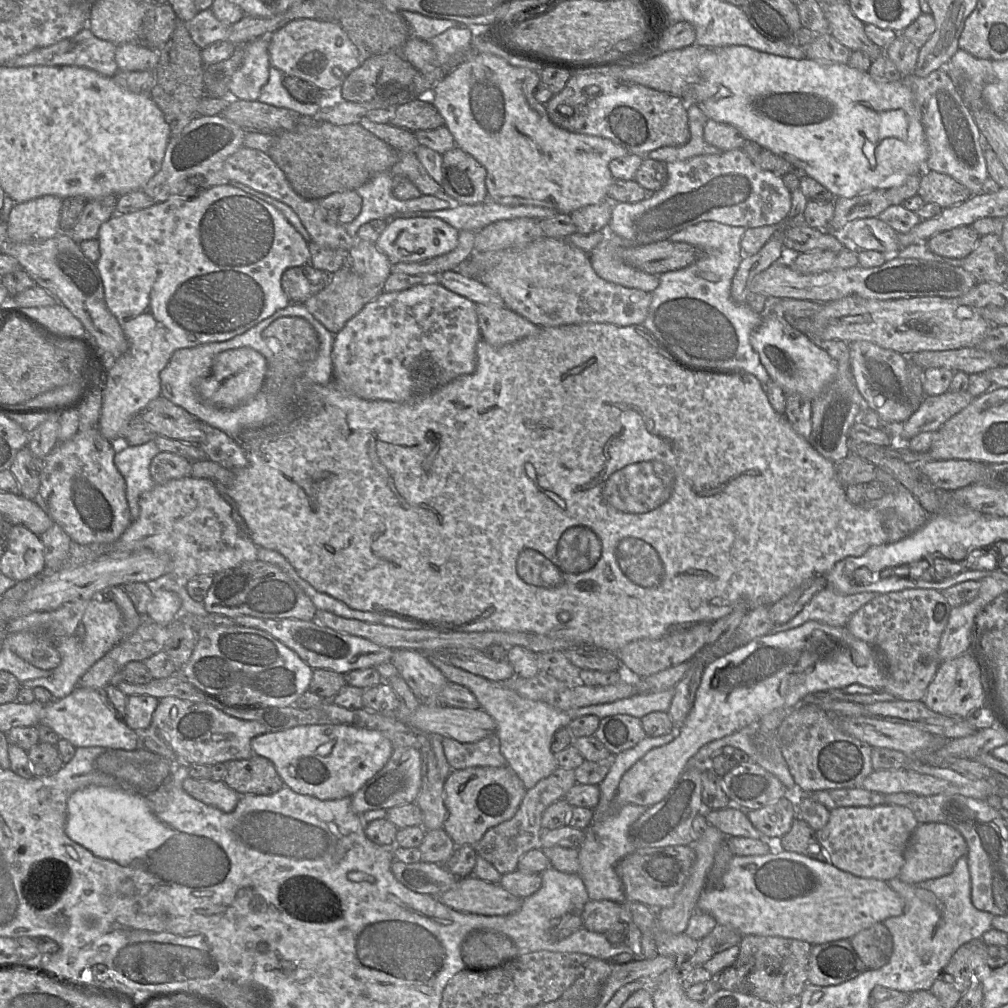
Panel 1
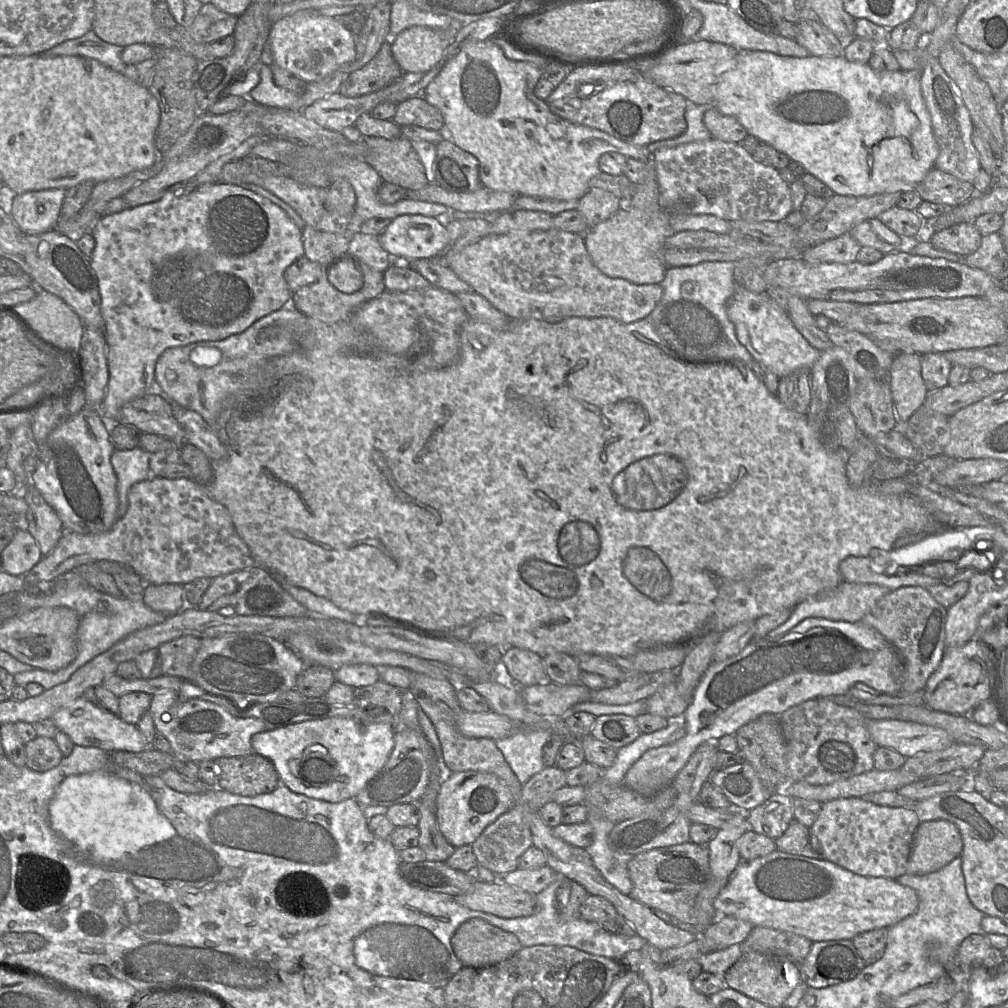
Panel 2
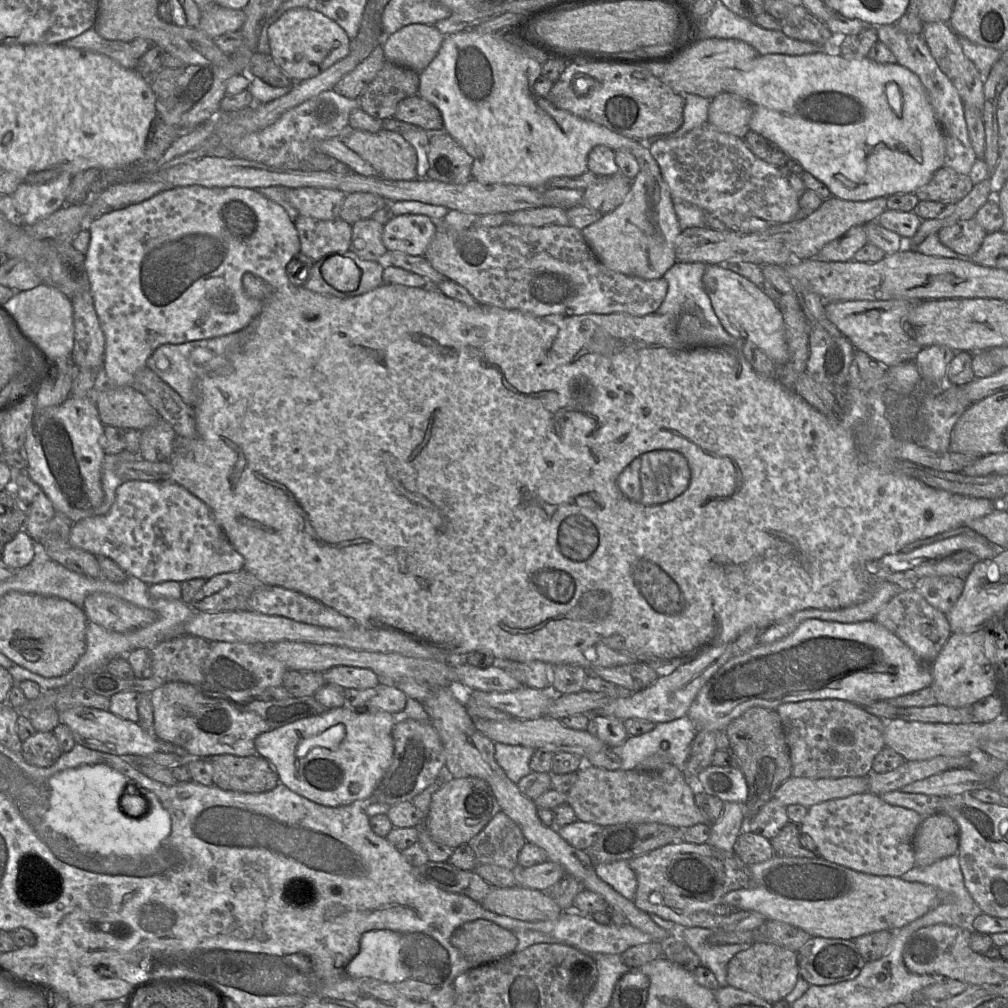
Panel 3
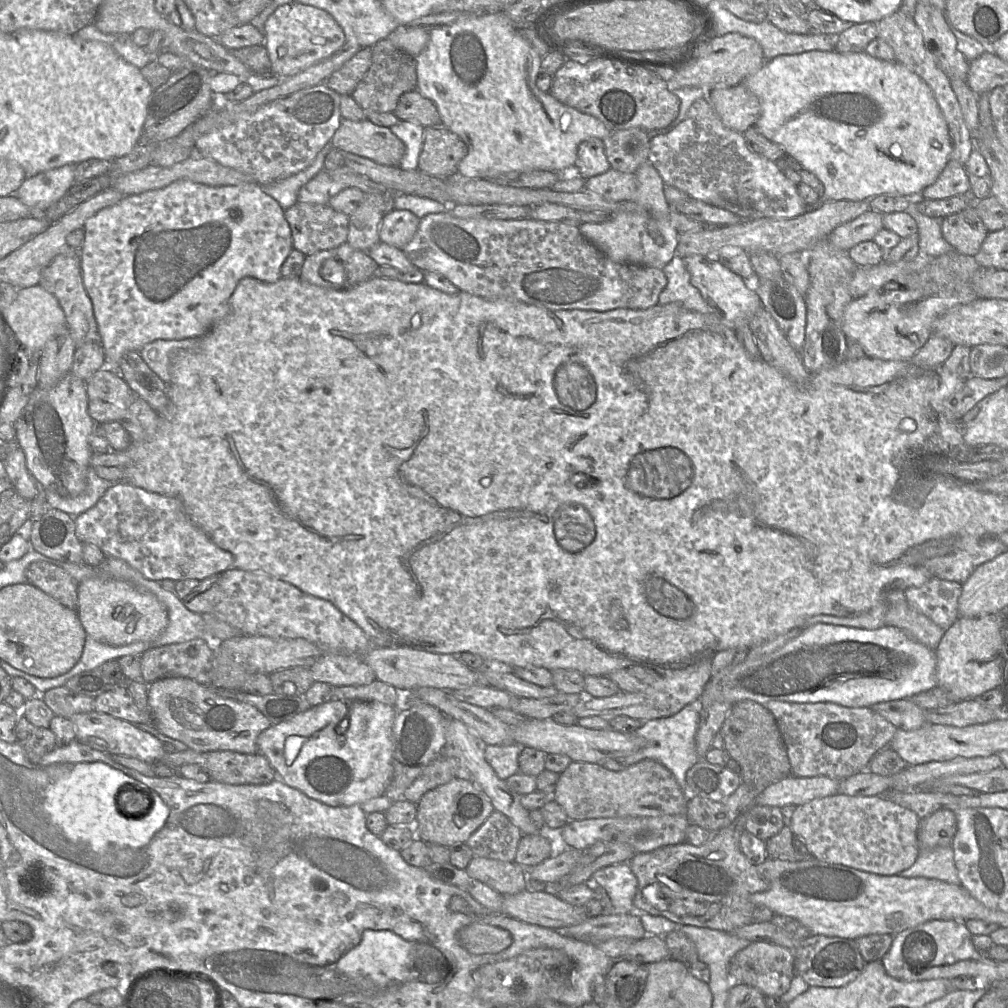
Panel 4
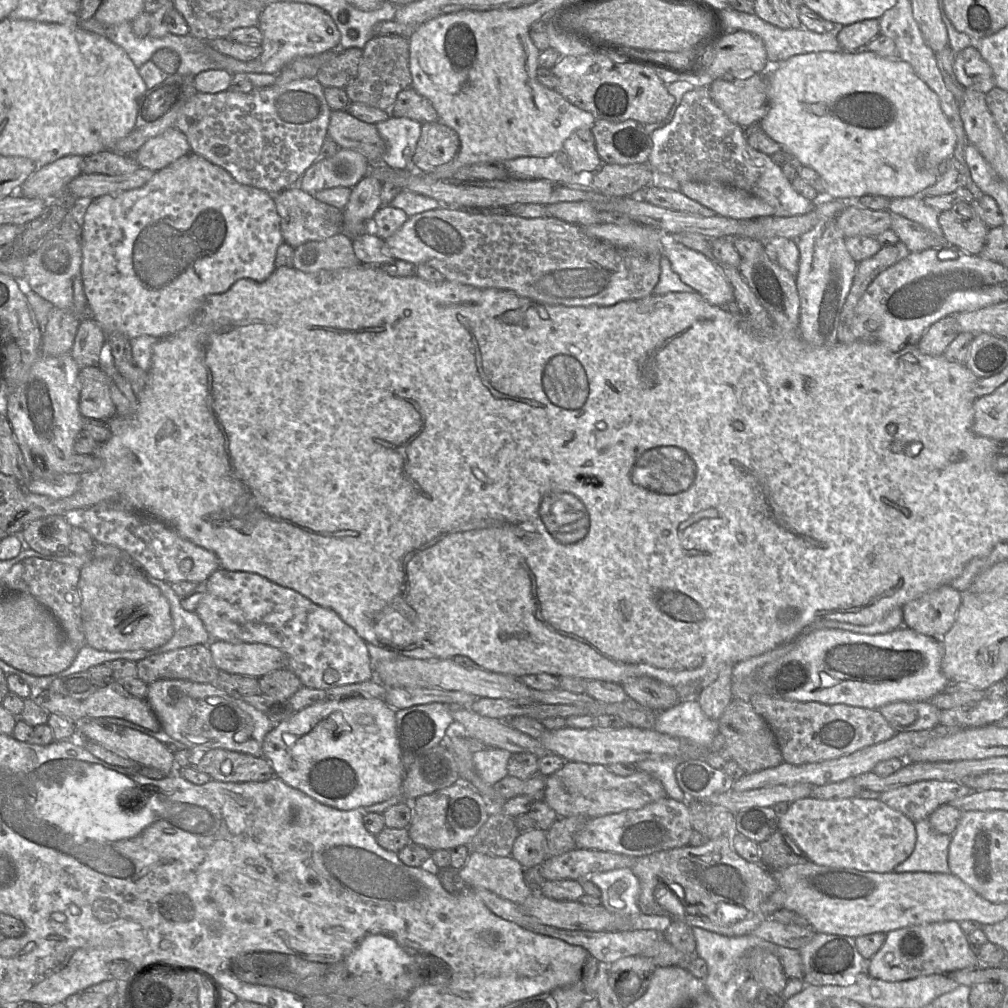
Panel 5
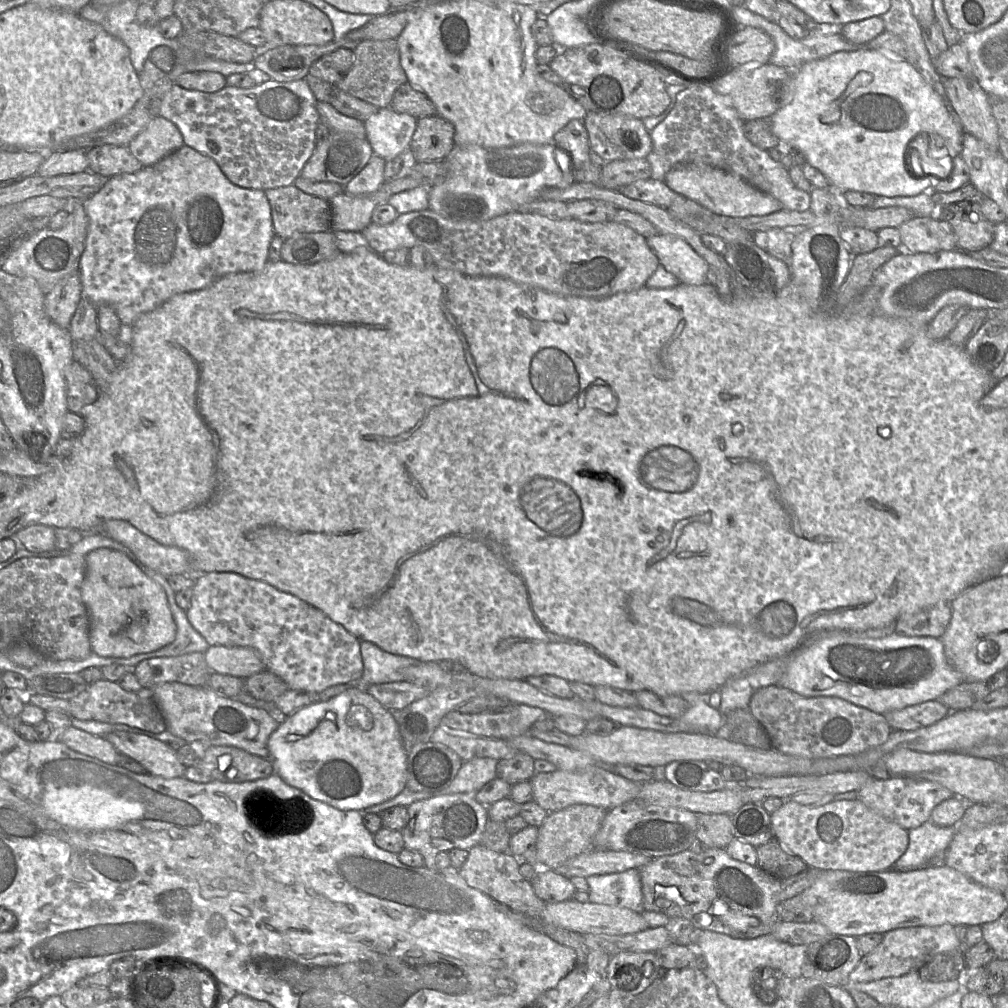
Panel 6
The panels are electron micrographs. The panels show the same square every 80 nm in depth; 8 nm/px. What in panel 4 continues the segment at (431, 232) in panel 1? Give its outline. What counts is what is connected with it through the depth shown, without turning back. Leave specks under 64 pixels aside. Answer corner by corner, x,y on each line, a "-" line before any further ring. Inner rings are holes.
393,209
383,215
380,228
380,241
402,250
414,237
420,218
409,210

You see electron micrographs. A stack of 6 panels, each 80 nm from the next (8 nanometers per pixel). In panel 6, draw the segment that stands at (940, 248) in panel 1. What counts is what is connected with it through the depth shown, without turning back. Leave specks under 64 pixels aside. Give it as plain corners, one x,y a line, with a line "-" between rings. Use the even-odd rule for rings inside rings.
977,201
938,207
935,218
951,226
958,249
964,252
976,253
989,247
993,241
995,224
985,218

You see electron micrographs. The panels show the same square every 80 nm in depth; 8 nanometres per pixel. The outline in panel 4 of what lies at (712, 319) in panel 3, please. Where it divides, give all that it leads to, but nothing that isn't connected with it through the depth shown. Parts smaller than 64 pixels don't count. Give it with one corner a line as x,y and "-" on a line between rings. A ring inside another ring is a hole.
678,255
663,268
667,285
659,295
658,304
678,303
682,307
703,314
713,312
710,303
690,282
690,273

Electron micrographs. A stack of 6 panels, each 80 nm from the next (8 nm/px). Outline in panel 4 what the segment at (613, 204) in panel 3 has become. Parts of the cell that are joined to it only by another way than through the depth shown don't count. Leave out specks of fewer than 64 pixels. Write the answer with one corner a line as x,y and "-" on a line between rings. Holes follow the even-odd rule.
611,168
588,178
584,189
610,202
628,201
632,200
637,190
637,178
635,173
623,173

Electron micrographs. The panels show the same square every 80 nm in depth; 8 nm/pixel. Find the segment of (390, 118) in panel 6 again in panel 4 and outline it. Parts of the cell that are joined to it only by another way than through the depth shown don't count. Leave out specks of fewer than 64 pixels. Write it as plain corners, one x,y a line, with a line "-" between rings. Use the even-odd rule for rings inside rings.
399,121
389,128
405,145
405,154
399,167
402,170
416,170
422,150
425,128
415,122

